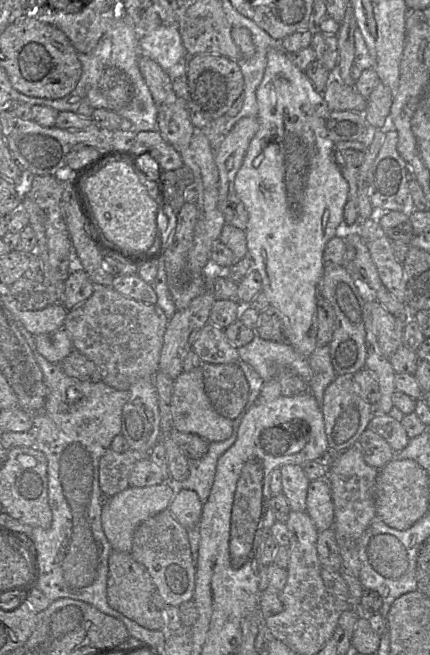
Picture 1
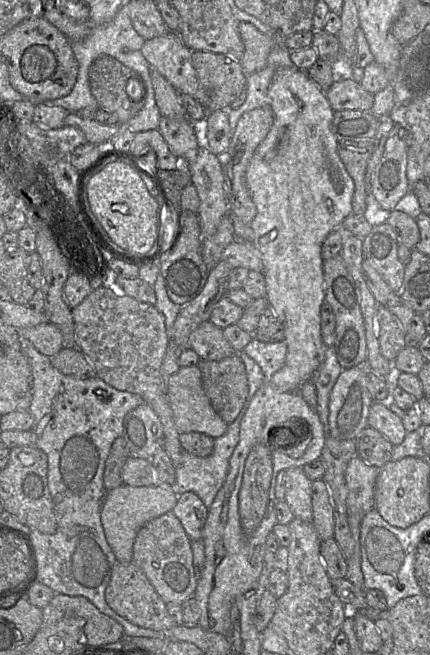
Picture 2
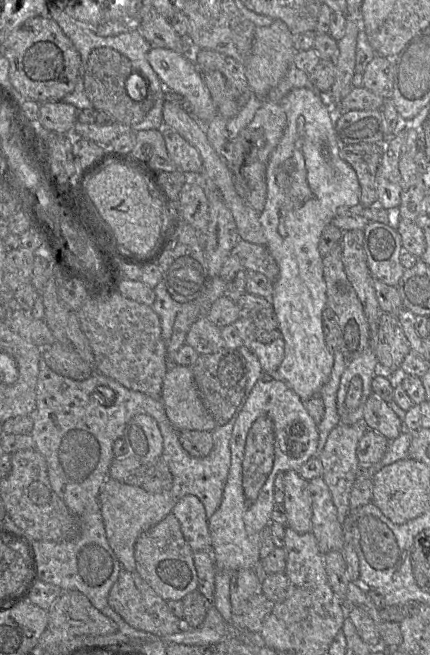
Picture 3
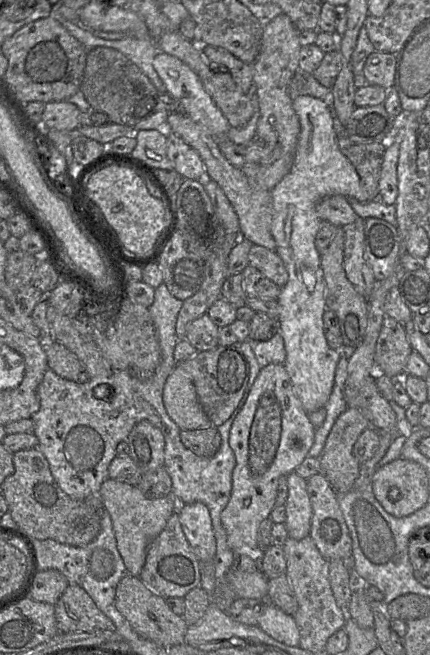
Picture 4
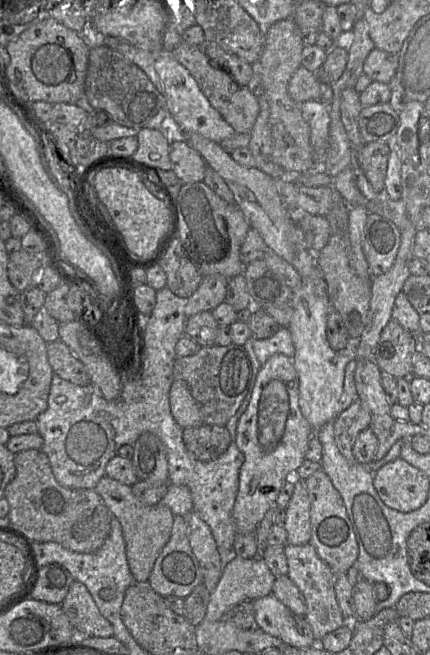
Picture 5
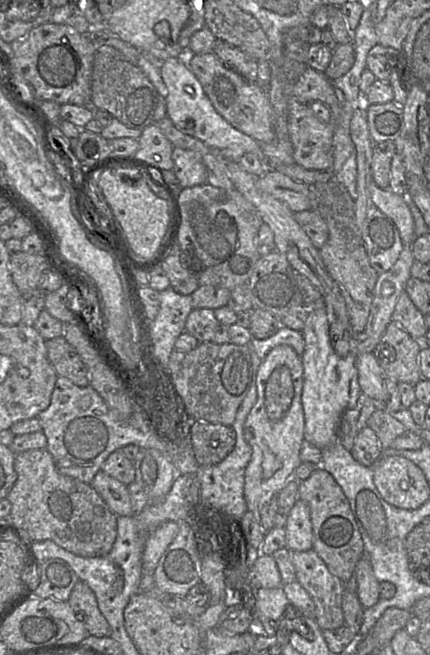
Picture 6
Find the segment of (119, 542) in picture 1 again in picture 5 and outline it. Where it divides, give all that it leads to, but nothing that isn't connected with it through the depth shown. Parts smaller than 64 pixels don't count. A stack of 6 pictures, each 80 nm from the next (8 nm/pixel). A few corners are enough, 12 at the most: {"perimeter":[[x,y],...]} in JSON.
{"perimeter":[[106,475],[95,491],[121,524],[134,581],[147,582],[175,516]]}

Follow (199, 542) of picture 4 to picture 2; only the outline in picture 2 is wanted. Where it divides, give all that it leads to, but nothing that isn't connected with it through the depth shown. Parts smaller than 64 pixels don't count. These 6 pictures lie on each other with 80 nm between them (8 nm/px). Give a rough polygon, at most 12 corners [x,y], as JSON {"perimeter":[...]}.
{"perimeter":[[195,493],[178,495],[172,512],[191,541],[202,539],[208,508]]}

